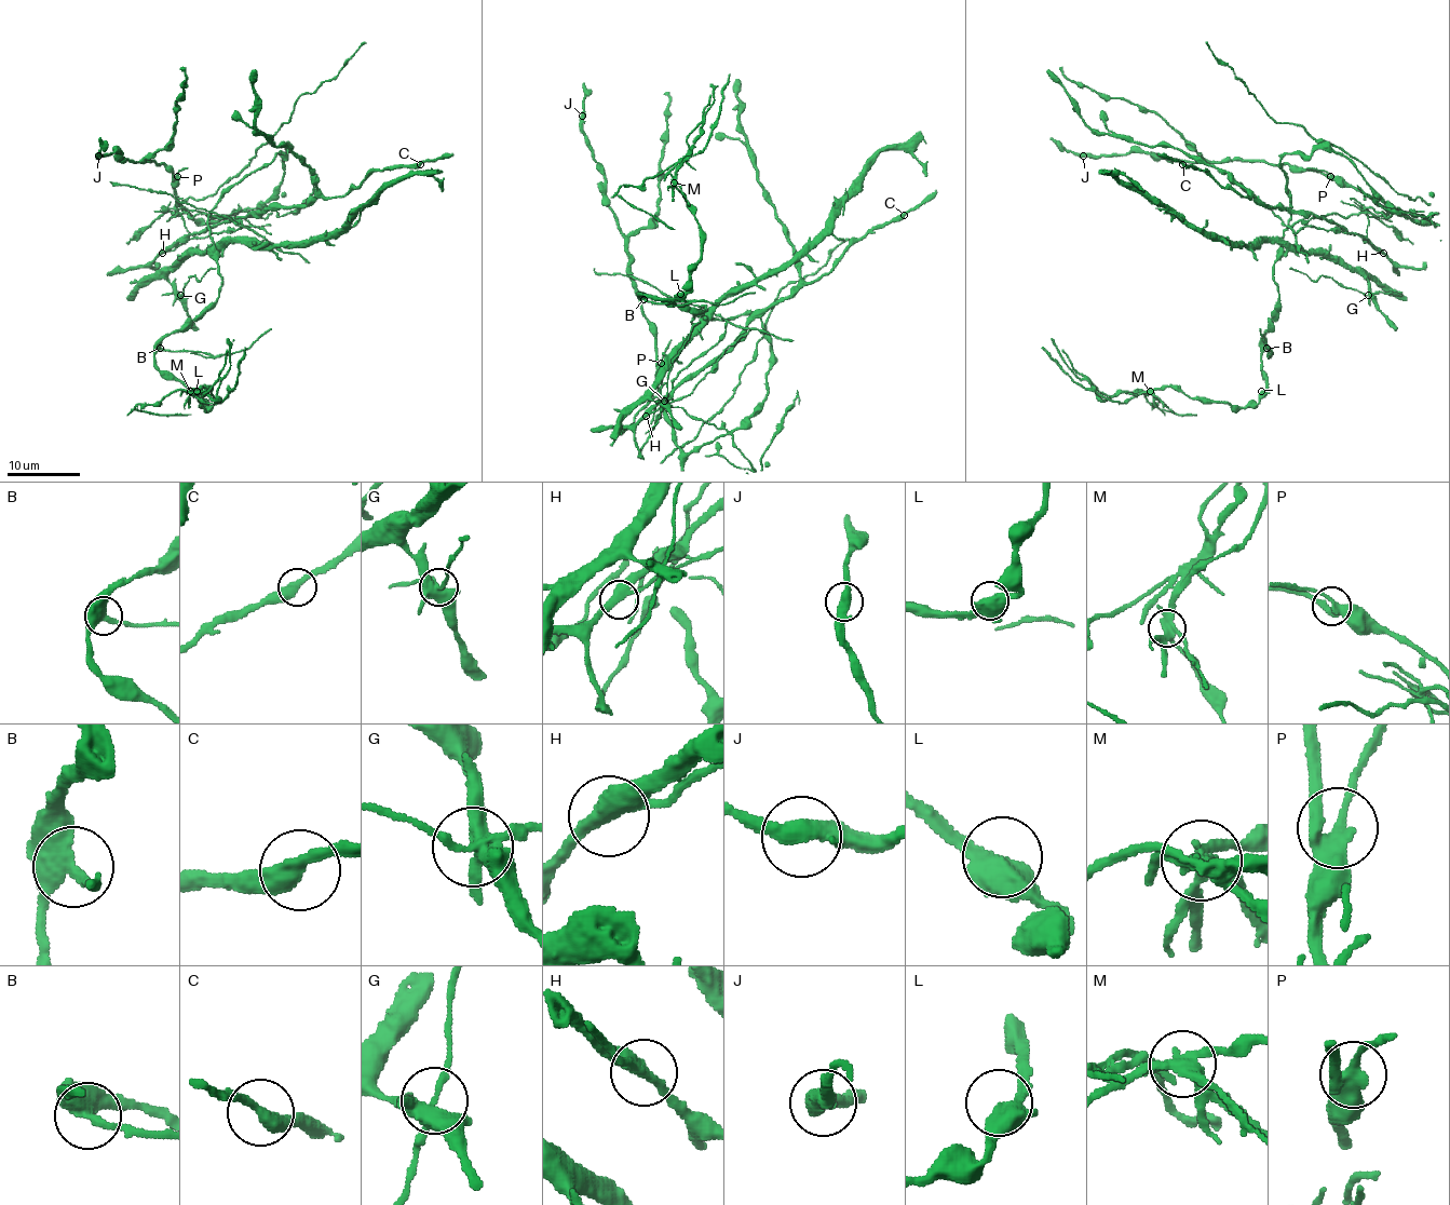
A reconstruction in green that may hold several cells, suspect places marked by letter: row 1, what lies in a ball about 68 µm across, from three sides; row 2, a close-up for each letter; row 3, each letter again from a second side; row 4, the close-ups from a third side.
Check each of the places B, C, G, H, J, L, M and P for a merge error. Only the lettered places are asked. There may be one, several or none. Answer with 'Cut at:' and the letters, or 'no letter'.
Cut at: B, H, M

